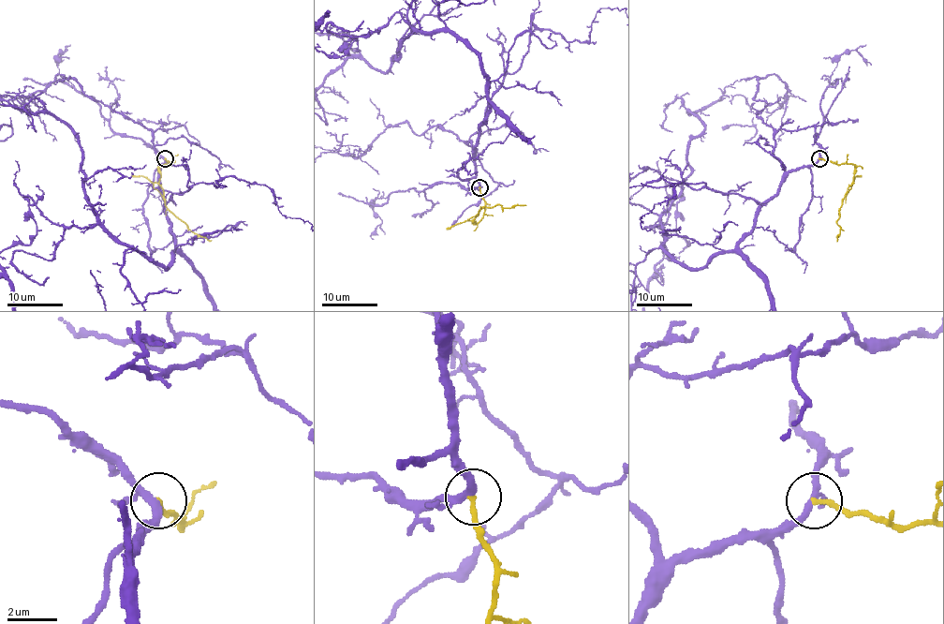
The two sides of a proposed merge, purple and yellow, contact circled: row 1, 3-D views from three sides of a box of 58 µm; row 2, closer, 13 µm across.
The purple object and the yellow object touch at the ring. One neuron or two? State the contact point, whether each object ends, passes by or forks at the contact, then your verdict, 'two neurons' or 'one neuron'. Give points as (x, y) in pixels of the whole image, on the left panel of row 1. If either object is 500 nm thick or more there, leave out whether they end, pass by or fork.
(165, 158) | purple forks | yellow ends | one neuron

